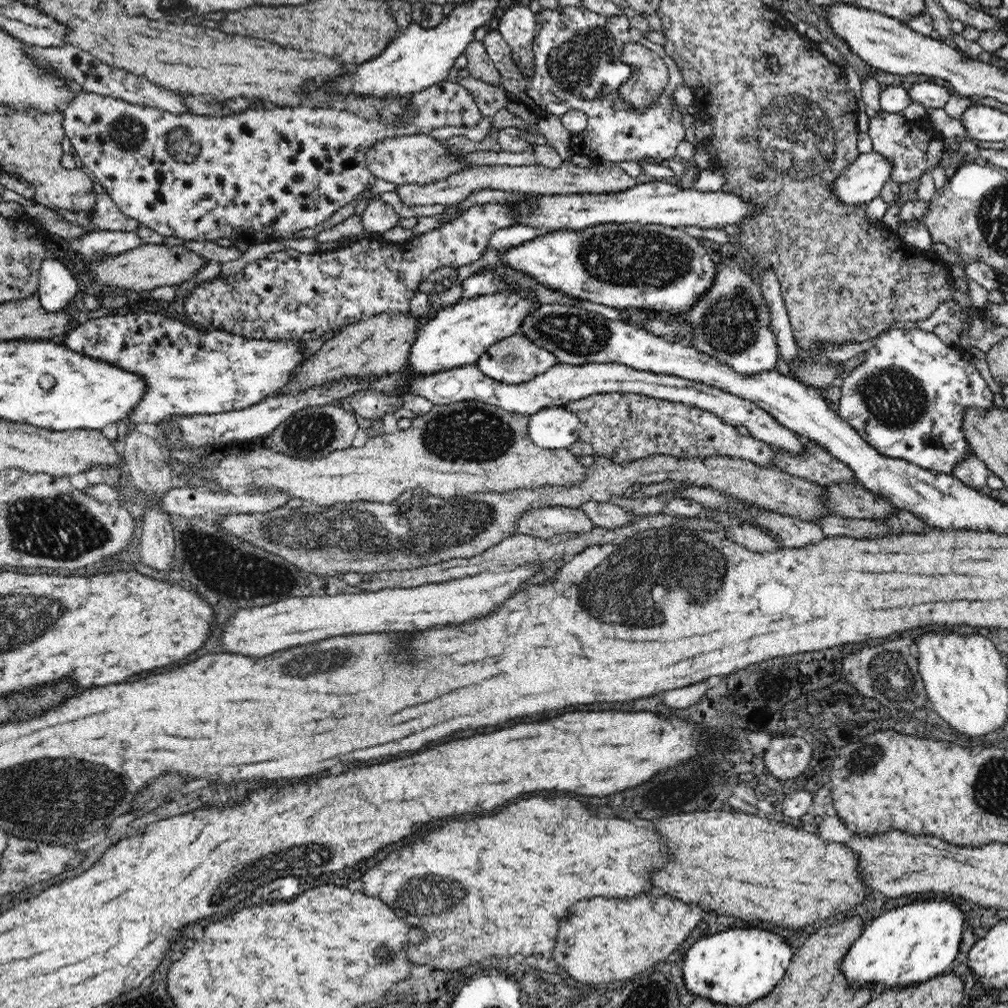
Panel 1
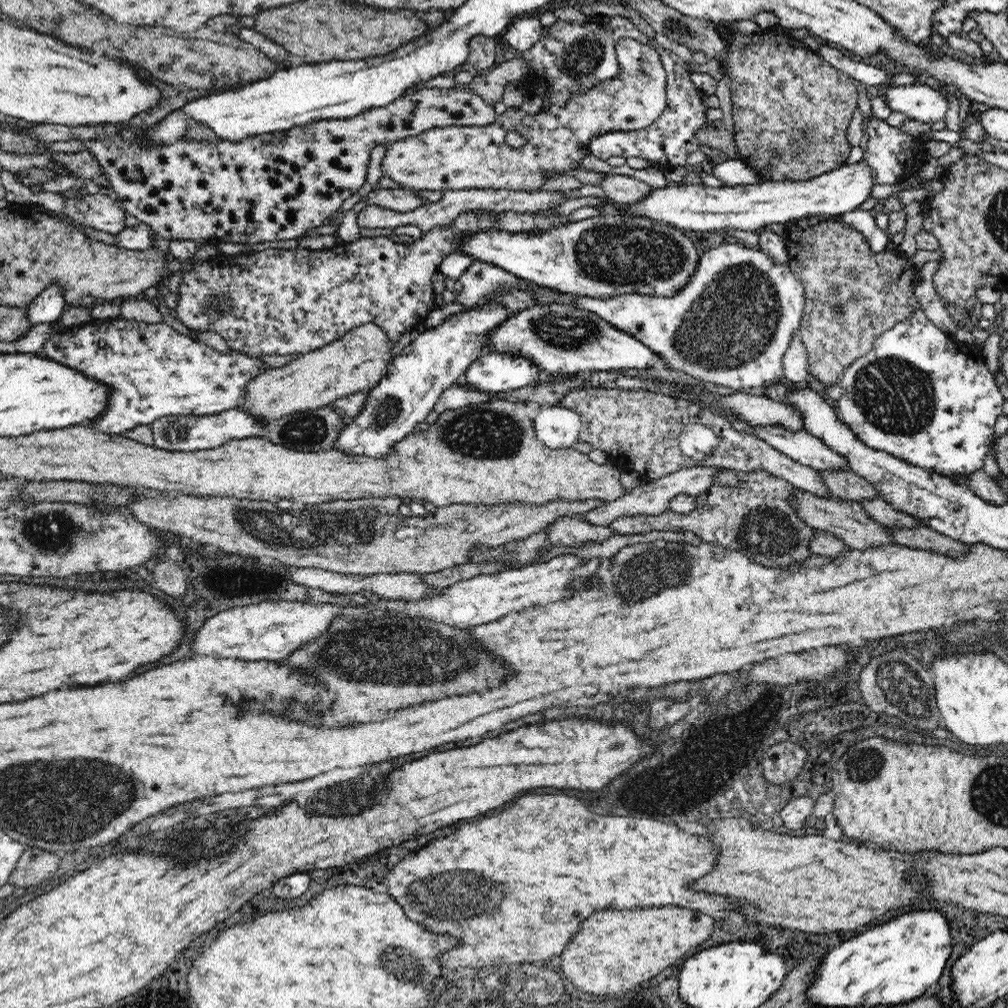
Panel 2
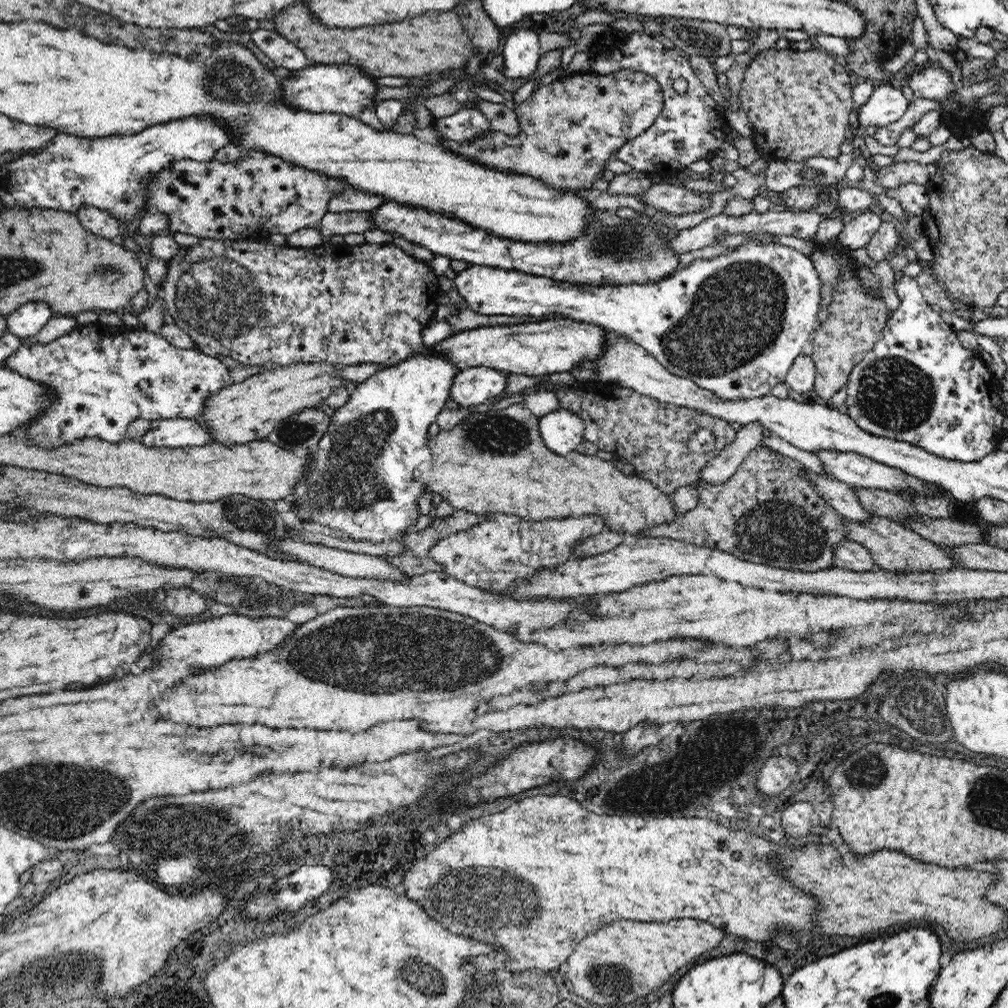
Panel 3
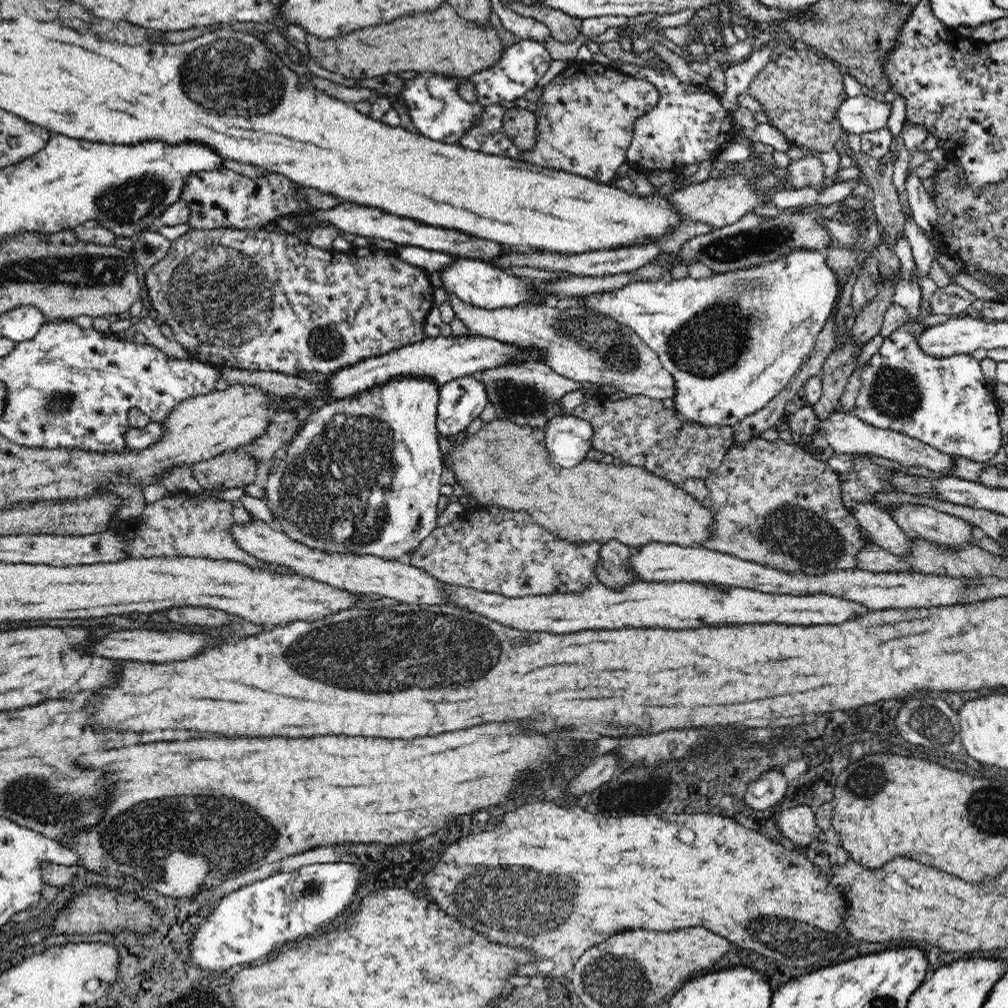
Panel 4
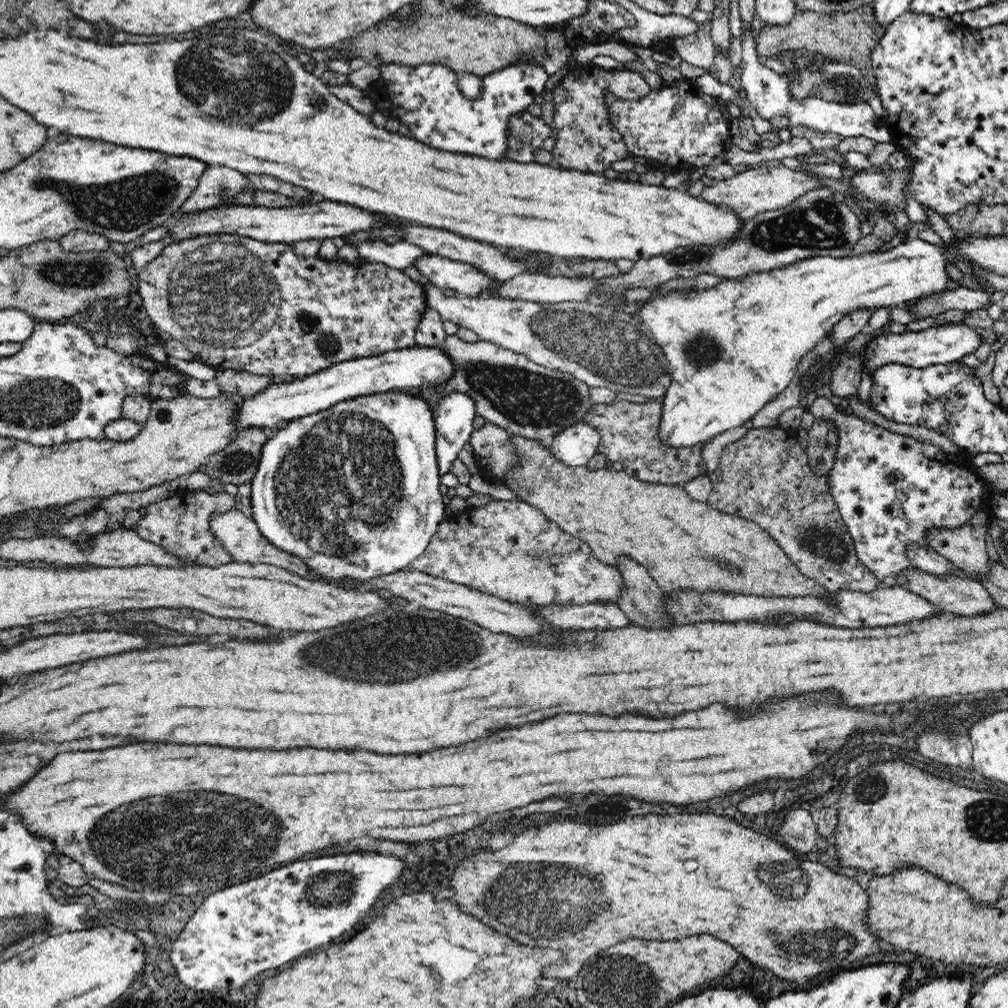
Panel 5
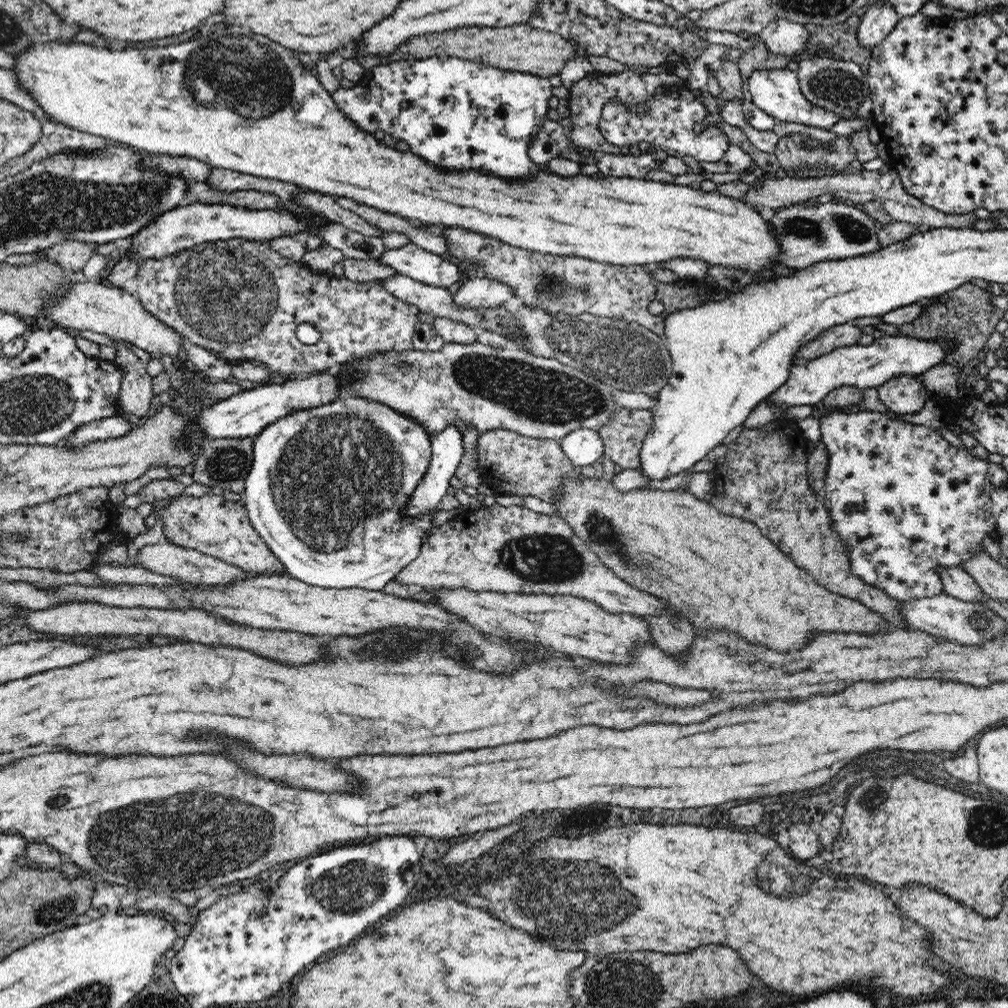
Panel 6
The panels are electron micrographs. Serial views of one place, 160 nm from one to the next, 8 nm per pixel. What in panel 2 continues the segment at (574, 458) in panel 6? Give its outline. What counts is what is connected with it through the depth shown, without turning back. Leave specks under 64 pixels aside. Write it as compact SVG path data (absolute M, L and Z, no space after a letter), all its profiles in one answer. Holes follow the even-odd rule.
M560 405L544 406L533 420L537 439L552 450L571 447L580 440L581 418L575 410Z

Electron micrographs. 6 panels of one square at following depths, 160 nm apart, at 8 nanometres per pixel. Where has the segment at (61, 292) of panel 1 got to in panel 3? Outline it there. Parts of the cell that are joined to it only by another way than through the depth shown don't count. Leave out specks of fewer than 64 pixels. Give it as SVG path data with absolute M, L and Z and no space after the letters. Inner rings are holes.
M28 302L6 315L6 330L27 340L38 334L52 317L56 316L44 302Z

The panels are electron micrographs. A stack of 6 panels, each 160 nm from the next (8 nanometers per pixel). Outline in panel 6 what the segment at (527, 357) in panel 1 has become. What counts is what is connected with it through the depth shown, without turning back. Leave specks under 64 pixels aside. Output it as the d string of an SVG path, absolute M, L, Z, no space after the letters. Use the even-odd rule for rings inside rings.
M449 426L446 427L442 432L435 434L431 438L431 456L428 466L426 466L426 472L424 476L420 478L420 482L416 484L412 494L410 494L402 512L400 512L400 519L421 519L422 517L427 517L430 513L434 514L438 510L438 506L442 499L448 492L450 488L450 480L460 464L460 458L464 454L464 449L462 448L462 436L463 434L458 431L458 427Z

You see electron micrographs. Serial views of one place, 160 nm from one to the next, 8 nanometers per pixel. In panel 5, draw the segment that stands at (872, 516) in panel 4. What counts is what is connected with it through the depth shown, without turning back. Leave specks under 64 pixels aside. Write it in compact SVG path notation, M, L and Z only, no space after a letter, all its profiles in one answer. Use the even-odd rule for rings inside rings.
M910 545L907 548L907 555L911 560L911 566L916 569L936 577L945 577L946 575L958 577L958 569L934 549L924 549L924 547L918 545Z

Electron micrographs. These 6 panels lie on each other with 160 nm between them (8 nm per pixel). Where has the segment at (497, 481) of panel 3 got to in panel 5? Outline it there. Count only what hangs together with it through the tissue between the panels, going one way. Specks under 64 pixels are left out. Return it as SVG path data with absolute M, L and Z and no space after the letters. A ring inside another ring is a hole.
M515 435L511 438L515 452L517 456L521 458L521 465L512 469L507 476L507 484L504 484L510 490L514 490L522 501L530 504L532 507L539 508L544 516L547 516L550 520L553 520L558 527L561 528L571 538L576 538L579 542L584 542L586 546L593 551L593 555L603 562L604 564L612 567L617 566L617 562L620 557L628 557L637 563L642 564L644 568L654 577L654 580L663 589L667 598L677 599L677 596L682 591L698 591L698 593L730 593L730 594L754 594L754 596L768 596L768 598L786 598L786 596L808 596L808 594L814 594L814 596L834 596L829 590L826 590L823 586L820 586L816 580L806 576L800 572L800 569L793 563L788 555L782 550L782 547L774 540L767 532L764 532L763 528L760 528L754 521L746 518L742 518L738 515L729 515L724 512L720 512L718 509L711 507L705 502L698 502L692 499L687 491L681 485L665 485L654 484L638 480L634 477L628 476L626 471L616 471L615 469L599 469L590 470L584 466L568 466L563 462L560 462L552 452L548 451L546 447L540 444L539 441L528 439L524 436Z

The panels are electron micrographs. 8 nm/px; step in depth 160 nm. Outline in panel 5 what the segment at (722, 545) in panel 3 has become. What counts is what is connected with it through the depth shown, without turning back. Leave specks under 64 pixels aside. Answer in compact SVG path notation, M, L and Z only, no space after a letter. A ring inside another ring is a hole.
M778 424L750 428L742 438L724 448L720 464L708 477L713 485L706 502L708 505L720 512L754 521L777 541L800 572L816 580L826 590L831 593L847 590L869 593L883 588L880 580L858 560L854 541L832 498L828 477L812 472L807 451L798 445L796 430L783 429Z

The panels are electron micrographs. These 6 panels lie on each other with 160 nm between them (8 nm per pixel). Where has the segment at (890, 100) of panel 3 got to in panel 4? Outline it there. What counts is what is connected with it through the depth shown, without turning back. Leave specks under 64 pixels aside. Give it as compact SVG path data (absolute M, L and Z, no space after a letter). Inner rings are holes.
M867 95L847 97L836 108L836 119L848 134L864 134L886 127L891 105Z

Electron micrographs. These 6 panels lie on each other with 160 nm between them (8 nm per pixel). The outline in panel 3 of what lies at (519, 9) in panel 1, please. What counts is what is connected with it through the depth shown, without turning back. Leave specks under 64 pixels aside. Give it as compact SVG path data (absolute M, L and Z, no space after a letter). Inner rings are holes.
M526 28L507 36L502 51L502 74L508 80L528 79L536 72L540 62L540 36L534 30Z

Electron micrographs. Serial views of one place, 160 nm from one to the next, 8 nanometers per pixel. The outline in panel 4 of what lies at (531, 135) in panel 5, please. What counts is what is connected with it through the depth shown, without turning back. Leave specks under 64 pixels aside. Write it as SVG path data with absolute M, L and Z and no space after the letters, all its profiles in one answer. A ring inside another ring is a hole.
M503 105L486 107L479 125L464 133L459 144L474 151L520 160L522 150L512 142L503 127L507 110Z

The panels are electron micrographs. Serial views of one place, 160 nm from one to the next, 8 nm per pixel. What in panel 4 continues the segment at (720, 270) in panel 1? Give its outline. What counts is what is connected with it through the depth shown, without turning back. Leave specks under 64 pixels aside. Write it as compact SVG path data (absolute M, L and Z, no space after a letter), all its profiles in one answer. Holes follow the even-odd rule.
M796 250L780 258L770 264L762 264L754 268L744 268L727 273L714 273L711 278L696 280L691 277L682 278L666 284L662 279L660 282L634 282L628 286L624 286L616 292L606 292L606 294L592 294L583 298L585 306L590 310L601 312L606 316L611 316L616 322L625 324L637 336L654 351L660 358L664 369L674 377L674 396L673 408L676 411L677 419L683 424L700 425L704 428L714 428L737 425L747 416L754 414L761 408L764 408L772 398L774 398L780 390L782 390L795 372L800 369L804 358L812 352L814 344L818 340L818 335L827 320L832 317L836 310L840 296L842 295L843 286L840 285L839 277L836 272L828 266L827 256L820 251L814 250ZM458 258L457 262L437 272L442 281L442 287L448 294L452 293L467 304L480 308L492 309L502 306L516 306L521 303L545 303L543 298L535 296L533 286L529 288L529 284L525 284L520 278L477 259Z

